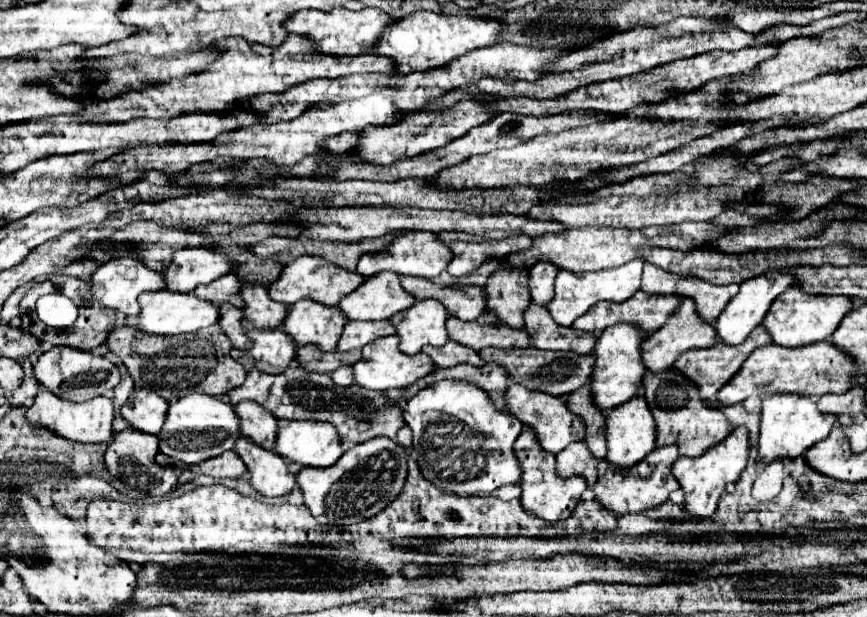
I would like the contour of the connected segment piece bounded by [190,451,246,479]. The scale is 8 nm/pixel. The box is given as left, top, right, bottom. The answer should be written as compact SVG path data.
M224 451L224 455L218 455L216 459L208 459L200 465L192 465L190 471L210 475L210 477L236 479L242 473L246 473L246 467L244 467L244 463L240 463L240 457L234 451Z

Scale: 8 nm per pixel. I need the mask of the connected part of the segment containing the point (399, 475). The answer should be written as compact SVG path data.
M388 437L368 439L348 449L334 467L302 467L296 475L304 505L322 525L360 523L392 503L406 481L406 451Z

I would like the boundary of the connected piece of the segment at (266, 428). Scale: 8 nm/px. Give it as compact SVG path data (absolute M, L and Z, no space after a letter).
M244 401L234 407L236 415L240 417L240 435L252 439L256 445L264 447L266 451L272 451L276 441L276 419L264 411L258 403Z

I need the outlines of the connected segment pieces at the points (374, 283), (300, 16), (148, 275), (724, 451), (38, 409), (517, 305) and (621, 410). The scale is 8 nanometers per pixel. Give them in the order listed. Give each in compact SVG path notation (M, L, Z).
M390 271L370 277L356 291L352 291L352 295L346 295L338 303L342 315L350 321L390 319L394 313L400 313L412 305L412 295L402 291L400 277Z
M332 9L332 11L296 11L290 15L282 25L288 33L300 35L314 43L314 51L322 55L360 55L376 43L376 37L386 27L386 23L394 23L390 15L380 9L362 9L362 11L348 11L348 9Z
M112 259L112 263L102 263L88 283L92 289L92 297L100 303L100 307L108 307L130 317L138 315L140 311L140 305L136 301L140 293L164 289L164 279L160 279L160 275L160 271L144 267L144 263L136 263L136 259Z
M736 427L730 431L730 435L720 441L712 451L706 451L704 455L696 459L678 457L672 465L672 475L680 483L680 489L684 491L684 511L688 509L690 519L708 519L714 515L720 495L724 493L728 483L736 483L740 479L740 473L744 471L748 463L748 431L746 427Z
M40 389L32 407L26 411L26 419L32 425L46 427L54 435L78 441L78 443L104 443L112 439L112 419L114 419L114 405L106 397L96 397L84 403L68 403L62 399L56 399L54 395L48 395L48 391Z
M516 269L494 271L484 285L484 295L486 311L496 315L500 323L512 329L524 327L524 319L520 319L520 315L524 313L524 307L530 305L526 271Z
M632 397L628 403L614 407L612 411L604 413L604 429L606 429L606 461L616 469L628 469L640 463L648 453L656 449L656 423L652 413L648 411L648 403L640 397Z

